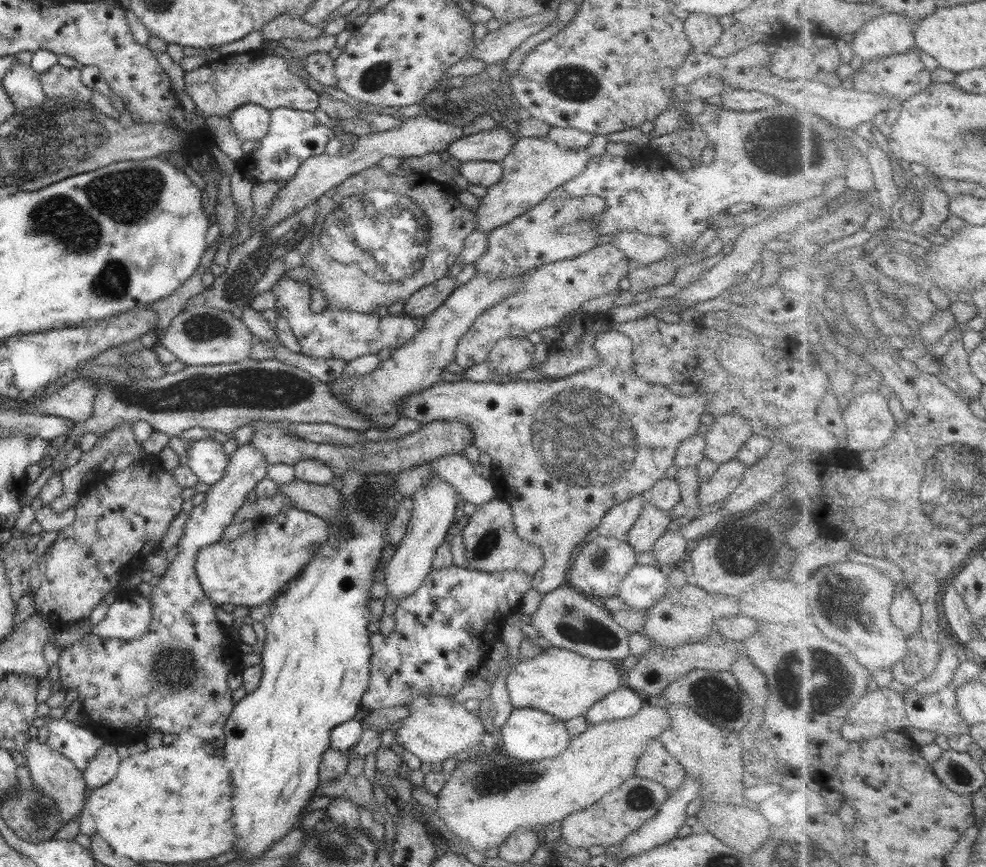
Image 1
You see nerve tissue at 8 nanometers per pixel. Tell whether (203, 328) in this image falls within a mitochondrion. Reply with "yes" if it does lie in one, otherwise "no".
yes

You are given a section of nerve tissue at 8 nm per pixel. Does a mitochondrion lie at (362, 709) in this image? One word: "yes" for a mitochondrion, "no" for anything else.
no

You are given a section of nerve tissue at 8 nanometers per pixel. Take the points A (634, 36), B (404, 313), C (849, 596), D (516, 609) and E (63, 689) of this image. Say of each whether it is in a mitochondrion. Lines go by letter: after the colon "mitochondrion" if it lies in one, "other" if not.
A: other
B: other
C: mitochondrion
D: other
E: other

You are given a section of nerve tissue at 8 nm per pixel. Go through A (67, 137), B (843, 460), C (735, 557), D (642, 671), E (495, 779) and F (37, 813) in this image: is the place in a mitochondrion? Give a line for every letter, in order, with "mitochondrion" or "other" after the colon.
A: mitochondrion
B: other
C: mitochondrion
D: other
E: mitochondrion
F: mitochondrion

